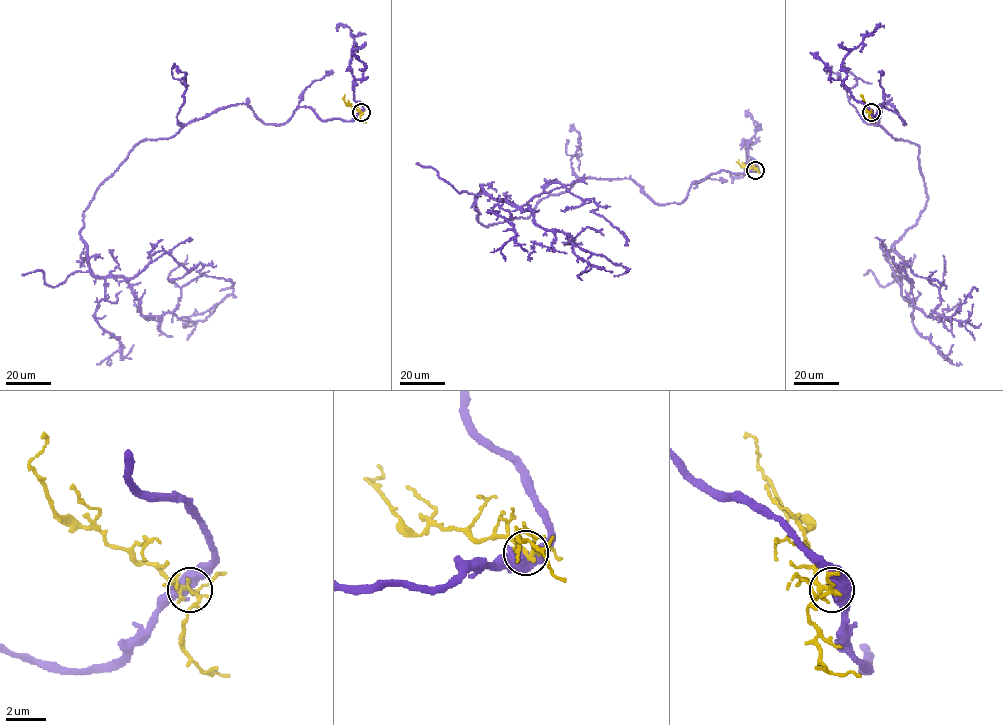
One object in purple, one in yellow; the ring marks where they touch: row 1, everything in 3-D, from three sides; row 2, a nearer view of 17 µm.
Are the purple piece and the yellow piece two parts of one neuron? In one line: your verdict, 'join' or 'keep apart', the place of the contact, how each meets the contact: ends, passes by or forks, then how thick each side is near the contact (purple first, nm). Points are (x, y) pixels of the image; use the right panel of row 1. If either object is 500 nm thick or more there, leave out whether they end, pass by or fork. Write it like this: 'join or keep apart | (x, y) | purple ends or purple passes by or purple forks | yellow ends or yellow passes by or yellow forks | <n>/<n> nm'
keep apart | (871, 112) | 650/190 nm

